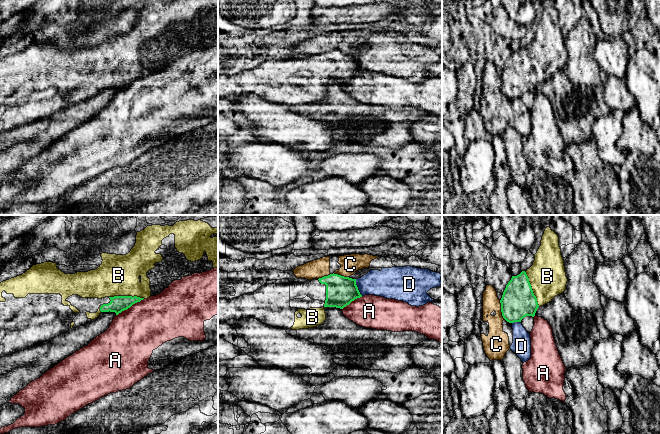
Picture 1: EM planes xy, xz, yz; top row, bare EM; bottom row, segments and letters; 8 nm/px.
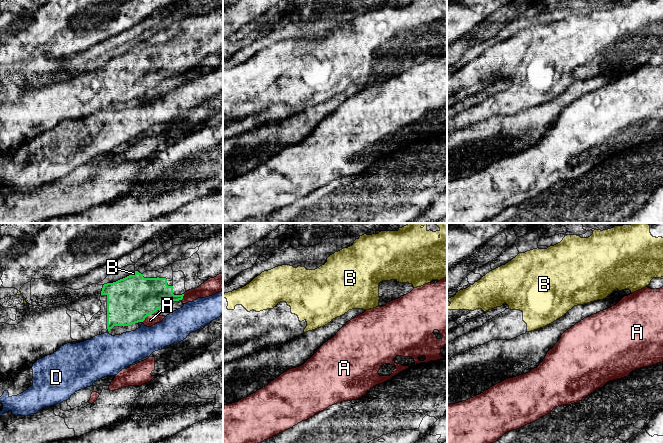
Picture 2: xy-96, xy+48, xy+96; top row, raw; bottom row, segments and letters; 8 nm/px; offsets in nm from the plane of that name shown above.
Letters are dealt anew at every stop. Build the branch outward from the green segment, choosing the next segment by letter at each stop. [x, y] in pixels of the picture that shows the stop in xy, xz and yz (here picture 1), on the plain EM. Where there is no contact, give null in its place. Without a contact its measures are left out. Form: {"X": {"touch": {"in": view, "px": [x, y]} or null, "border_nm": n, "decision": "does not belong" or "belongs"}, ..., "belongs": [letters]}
{"A": {"touch": {"in": "xy", "px": [129, 83]}, "border_nm": 260, "decision": "does not belong"}, "B": {"touch": {"in": "xy", "px": [127, 72]}, "border_nm": 280, "decision": "belongs"}, "C": {"touch": {"in": "yz", "px": [501, 85]}, "border_nm": 160, "decision": "does not belong"}, "D": {"touch": {"in": "xz", "px": [357, 63]}, "border_nm": 150, "decision": "does not belong"}, "belongs": ["B"]}

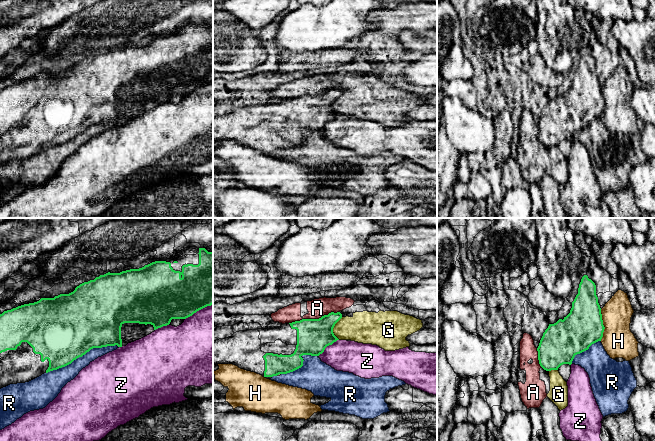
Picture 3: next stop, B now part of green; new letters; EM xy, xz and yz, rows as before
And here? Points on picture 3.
{"A": {"touch": {"in": "xz", "px": [314, 95]}, "border_nm": 420, "decision": "does not belong"}, "G": {"touch": {"in": "xz", "px": [333, 103]}, "border_nm": 190, "decision": "does not belong"}, "H": {"touch": {"in": "yz", "px": [603, 101]}, "border_nm": 260, "decision": "does not belong"}, "R": {"touch": {"in": "xy", "px": [82, 131]}, "border_nm": 600, "decision": "does not belong"}, "Z": {"touch": {"in": "xz", "px": [327, 121]}, "border_nm": 220, "decision": "does not belong"}, "belongs": []}

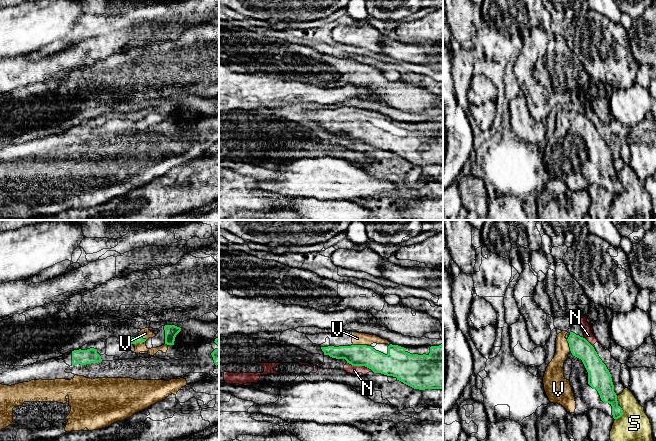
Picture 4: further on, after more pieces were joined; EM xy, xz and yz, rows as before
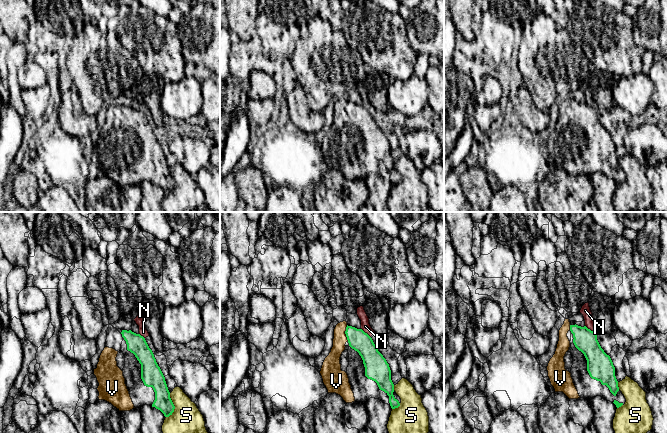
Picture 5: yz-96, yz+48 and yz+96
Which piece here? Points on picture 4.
{"N": {"touch": {"in": "xz", "px": [361, 141]}, "border_nm": 240, "decision": "does not belong"}, "S": {"touch": {"in": "yz", "px": [622, 189]}, "border_nm": 120, "decision": "does not belong"}, "V": {"touch": {"in": "xy", "px": [139, 118]}, "border_nm": 120, "decision": "belongs"}, "belongs": ["V"]}

